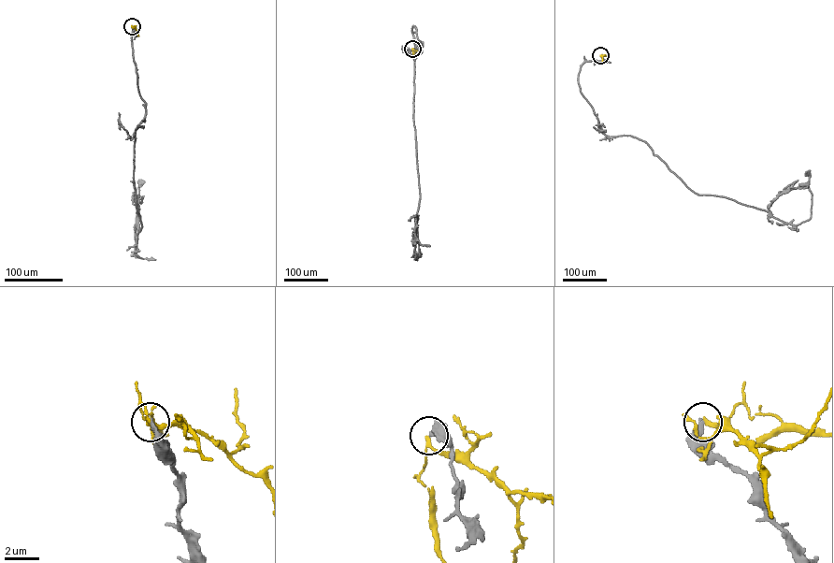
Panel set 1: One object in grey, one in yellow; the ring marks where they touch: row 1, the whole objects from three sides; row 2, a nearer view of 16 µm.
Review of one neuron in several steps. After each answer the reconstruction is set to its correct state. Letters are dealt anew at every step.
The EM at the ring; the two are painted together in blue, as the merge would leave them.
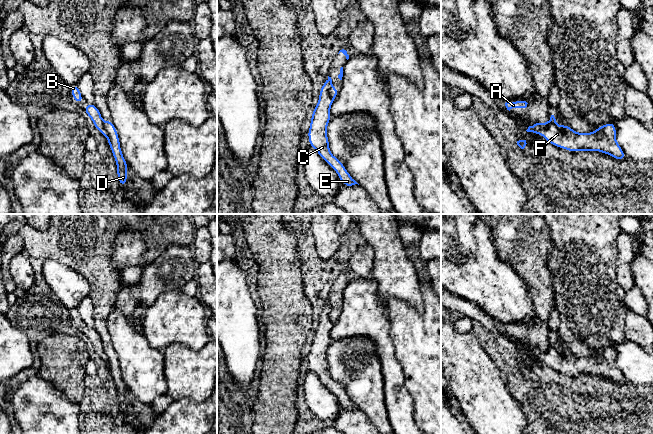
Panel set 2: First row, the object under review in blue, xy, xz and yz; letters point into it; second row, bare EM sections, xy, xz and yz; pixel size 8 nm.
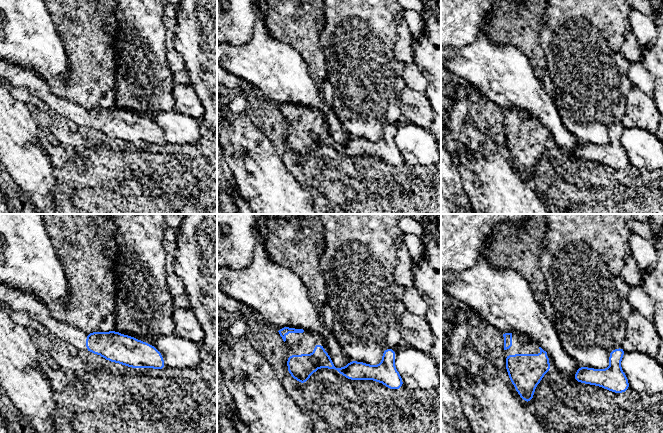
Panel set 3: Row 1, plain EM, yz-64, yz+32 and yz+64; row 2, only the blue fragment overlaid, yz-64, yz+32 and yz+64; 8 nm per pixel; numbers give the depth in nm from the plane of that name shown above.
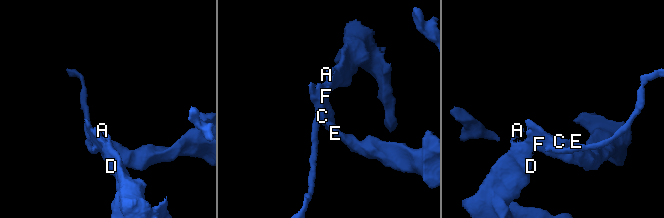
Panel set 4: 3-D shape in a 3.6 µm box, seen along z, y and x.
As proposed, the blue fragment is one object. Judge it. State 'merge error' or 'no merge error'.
merge error

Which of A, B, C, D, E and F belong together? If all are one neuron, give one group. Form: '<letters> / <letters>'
A D / B C E F

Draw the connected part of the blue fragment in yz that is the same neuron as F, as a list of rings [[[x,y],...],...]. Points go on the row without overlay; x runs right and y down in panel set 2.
[[[551,339],[545,353],[540,353],[537,347],[532,351],[552,369],[570,376],[600,375],[611,379],[617,385],[626,382],[624,375],[616,365],[616,350],[613,346],[600,350],[592,357],[578,357],[564,347],[560,352],[554,339]]]

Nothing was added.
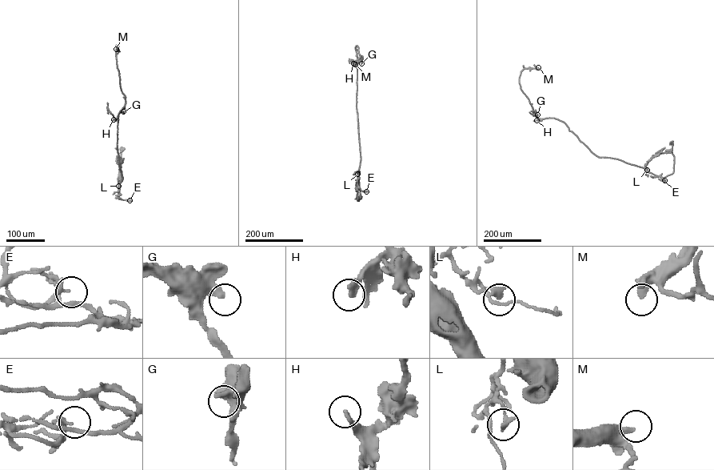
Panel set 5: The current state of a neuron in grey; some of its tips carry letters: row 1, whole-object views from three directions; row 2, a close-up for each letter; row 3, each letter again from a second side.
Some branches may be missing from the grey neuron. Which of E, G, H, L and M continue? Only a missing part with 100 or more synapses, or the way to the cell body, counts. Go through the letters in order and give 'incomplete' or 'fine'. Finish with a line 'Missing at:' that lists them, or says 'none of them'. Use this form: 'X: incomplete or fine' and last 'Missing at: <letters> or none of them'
E: fine
G: fine
H: fine
L: fine
M: incomplete
Missing at: M

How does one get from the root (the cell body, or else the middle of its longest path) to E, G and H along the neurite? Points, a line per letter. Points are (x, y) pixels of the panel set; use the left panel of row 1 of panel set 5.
E: (121, 149), (118, 198), (129, 200)
G: (121, 149), (123, 160), (120, 162), (120, 182), (122, 178), (117, 146), (117, 116), (123, 111)
H: (121, 149), (123, 160), (120, 162), (120, 182), (122, 178), (117, 146), (118, 116), (115, 121), (113, 119)

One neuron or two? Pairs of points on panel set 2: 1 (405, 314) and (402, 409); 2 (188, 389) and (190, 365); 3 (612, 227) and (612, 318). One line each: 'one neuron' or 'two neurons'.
1: two neurons
2: one neuron
3: one neuron

